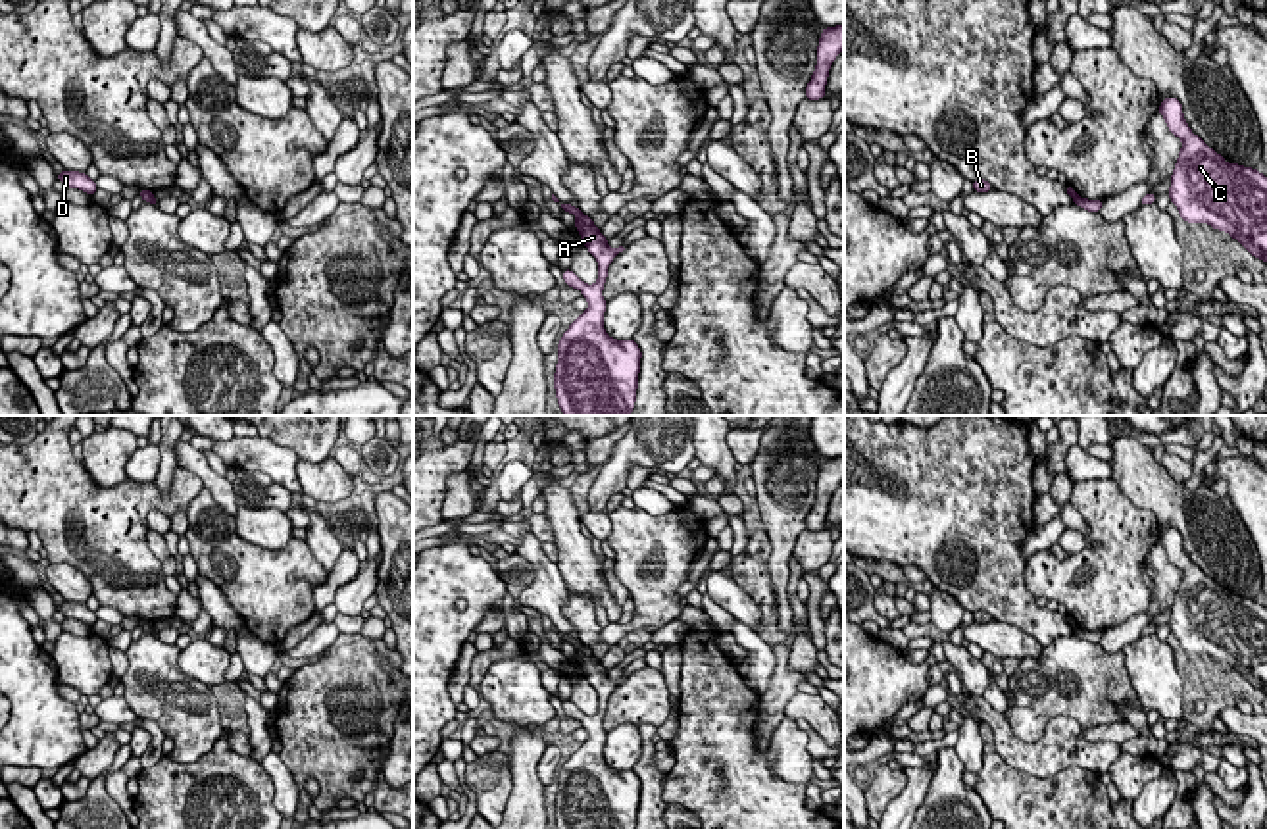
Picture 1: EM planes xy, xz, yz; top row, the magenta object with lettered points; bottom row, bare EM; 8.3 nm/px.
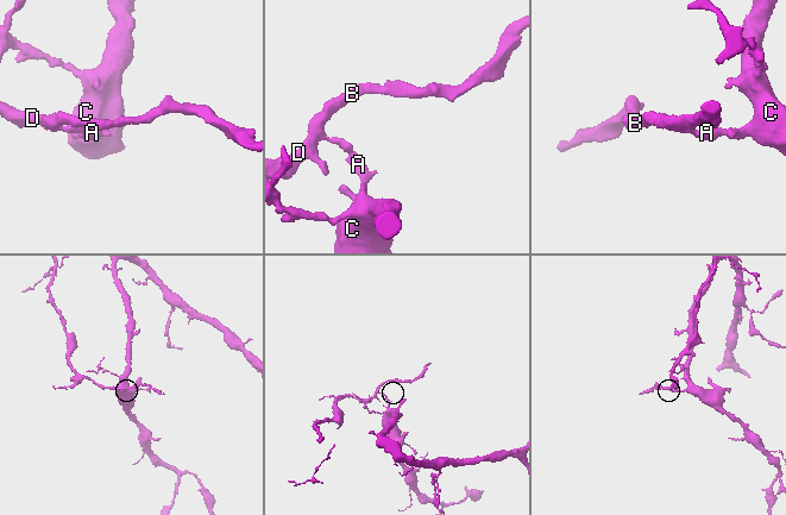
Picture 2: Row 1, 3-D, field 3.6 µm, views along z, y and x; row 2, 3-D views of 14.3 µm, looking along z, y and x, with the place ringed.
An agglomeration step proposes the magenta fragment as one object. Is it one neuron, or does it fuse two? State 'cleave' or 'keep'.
cleave

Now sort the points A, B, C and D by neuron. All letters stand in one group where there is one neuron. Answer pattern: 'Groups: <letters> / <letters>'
Groups: A C / B D

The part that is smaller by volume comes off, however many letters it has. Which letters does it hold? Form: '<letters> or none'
B, D

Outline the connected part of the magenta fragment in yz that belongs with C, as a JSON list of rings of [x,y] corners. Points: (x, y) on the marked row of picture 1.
[[[1161,100],[1157,113],[1182,140],[1169,187],[1180,217],[1229,233],[1252,256],[1267,262],[1267,177],[1257,169],[1227,163],[1194,135],[1180,100]]]

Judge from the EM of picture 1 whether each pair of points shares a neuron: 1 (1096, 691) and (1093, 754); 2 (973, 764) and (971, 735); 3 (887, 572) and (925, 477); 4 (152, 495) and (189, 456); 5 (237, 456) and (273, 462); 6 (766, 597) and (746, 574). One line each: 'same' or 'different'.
1: different
2: same
3: different
4: different
5: same
6: same

